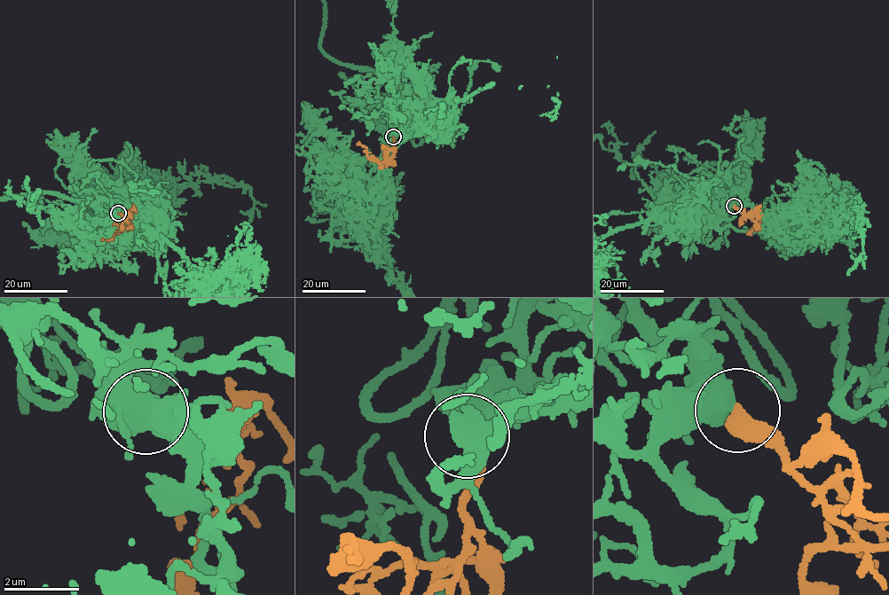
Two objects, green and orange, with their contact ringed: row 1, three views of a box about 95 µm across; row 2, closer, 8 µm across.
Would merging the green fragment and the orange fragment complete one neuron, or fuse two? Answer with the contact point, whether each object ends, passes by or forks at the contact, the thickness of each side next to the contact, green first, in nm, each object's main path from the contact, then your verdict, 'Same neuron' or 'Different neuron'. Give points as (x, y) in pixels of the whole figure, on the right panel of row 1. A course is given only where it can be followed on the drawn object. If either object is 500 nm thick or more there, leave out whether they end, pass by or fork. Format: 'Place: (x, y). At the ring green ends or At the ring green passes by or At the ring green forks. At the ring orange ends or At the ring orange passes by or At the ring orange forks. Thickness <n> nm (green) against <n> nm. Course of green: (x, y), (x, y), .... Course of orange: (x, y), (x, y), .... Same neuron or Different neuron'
Place: (734, 206). Thickness 750 nm (green) against 440 nm. Course of orange: (734, 205), (742, 214), (753, 220), (757, 226), (758, 230), (747, 233), (747, 231). Same neuron

